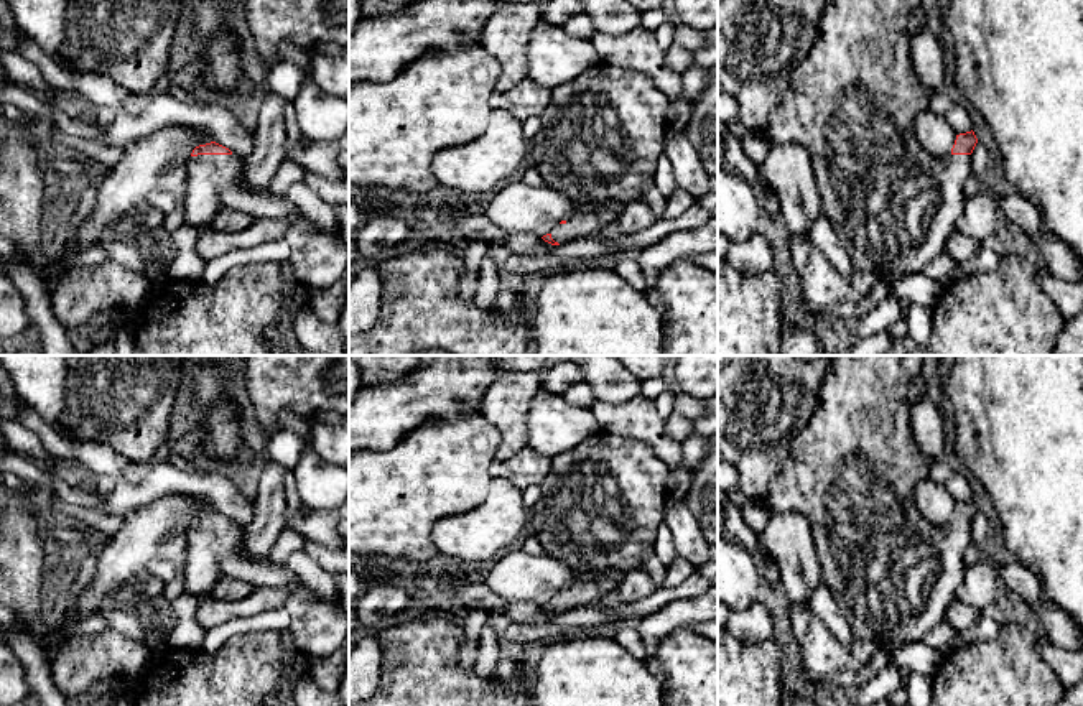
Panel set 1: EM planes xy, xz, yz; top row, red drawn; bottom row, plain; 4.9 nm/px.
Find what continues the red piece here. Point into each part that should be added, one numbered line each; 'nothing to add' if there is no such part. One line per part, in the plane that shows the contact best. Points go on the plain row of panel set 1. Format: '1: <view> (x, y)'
1: xy (206, 543)

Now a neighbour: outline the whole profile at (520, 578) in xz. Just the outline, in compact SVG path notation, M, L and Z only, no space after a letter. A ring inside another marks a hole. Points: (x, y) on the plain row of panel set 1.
M523 551L500 558L482 578L490 594L512 602L543 606L561 589L578 583L581 574L551 556Z

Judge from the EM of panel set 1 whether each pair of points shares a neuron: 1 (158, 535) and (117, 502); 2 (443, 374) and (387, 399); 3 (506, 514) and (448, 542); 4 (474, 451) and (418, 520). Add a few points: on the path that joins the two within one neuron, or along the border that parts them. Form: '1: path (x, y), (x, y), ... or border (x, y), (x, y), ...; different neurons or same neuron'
1: border (170, 491), (135, 509); different neurons
2: path (430, 387), (417, 399), (400, 399); same neuron
3: path (491, 525), (476, 535), (463, 535); same neuron
4: path (458, 468), (422, 504); same neuron

